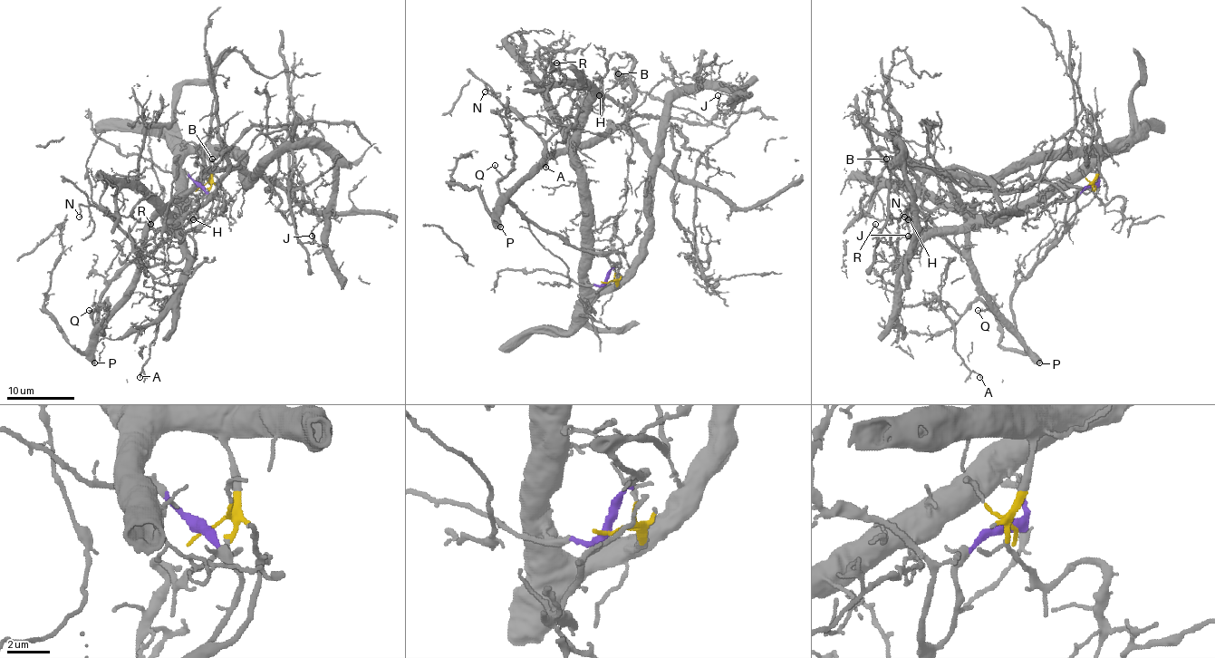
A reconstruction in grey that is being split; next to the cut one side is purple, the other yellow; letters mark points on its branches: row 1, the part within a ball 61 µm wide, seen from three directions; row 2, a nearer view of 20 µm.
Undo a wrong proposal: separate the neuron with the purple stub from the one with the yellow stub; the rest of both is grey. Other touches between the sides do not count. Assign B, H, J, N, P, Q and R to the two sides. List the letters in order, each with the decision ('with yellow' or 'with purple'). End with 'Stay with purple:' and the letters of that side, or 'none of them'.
B: with yellow
H: with yellow
J: with yellow
N: with purple
P: with purple
Q: with purple
R: with yellow
Stay with purple: N, P, Q

